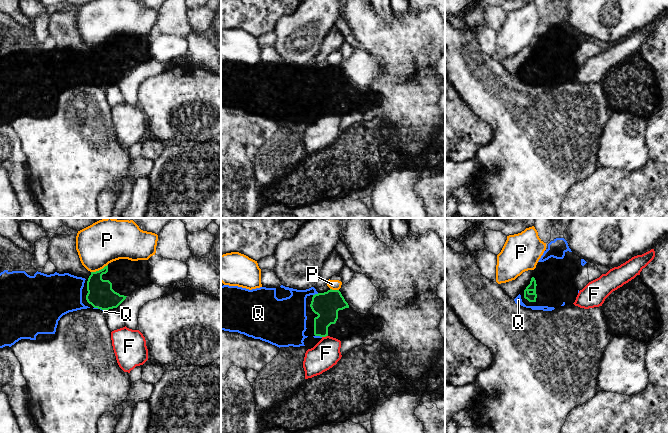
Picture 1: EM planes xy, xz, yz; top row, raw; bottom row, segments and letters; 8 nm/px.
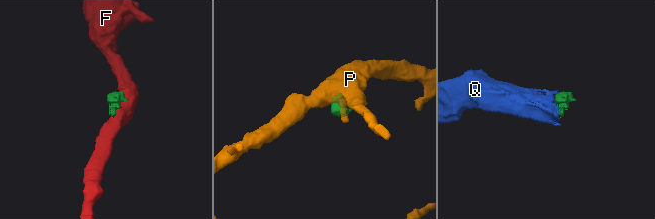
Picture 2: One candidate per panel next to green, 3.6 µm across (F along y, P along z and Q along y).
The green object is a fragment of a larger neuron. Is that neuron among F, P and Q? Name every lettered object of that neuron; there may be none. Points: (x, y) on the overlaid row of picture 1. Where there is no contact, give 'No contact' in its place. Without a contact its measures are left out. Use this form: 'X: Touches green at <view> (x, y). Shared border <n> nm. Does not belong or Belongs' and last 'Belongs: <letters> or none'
F: Touches green at xz (324, 336). Shared border 50 nm. Does not belong
P: Touches green at xy (99, 270). Shared border 150 nm. Does not belong
Q: Touches green at xz (315, 294). Shared border 50 nm. Belongs
Belongs: Q

